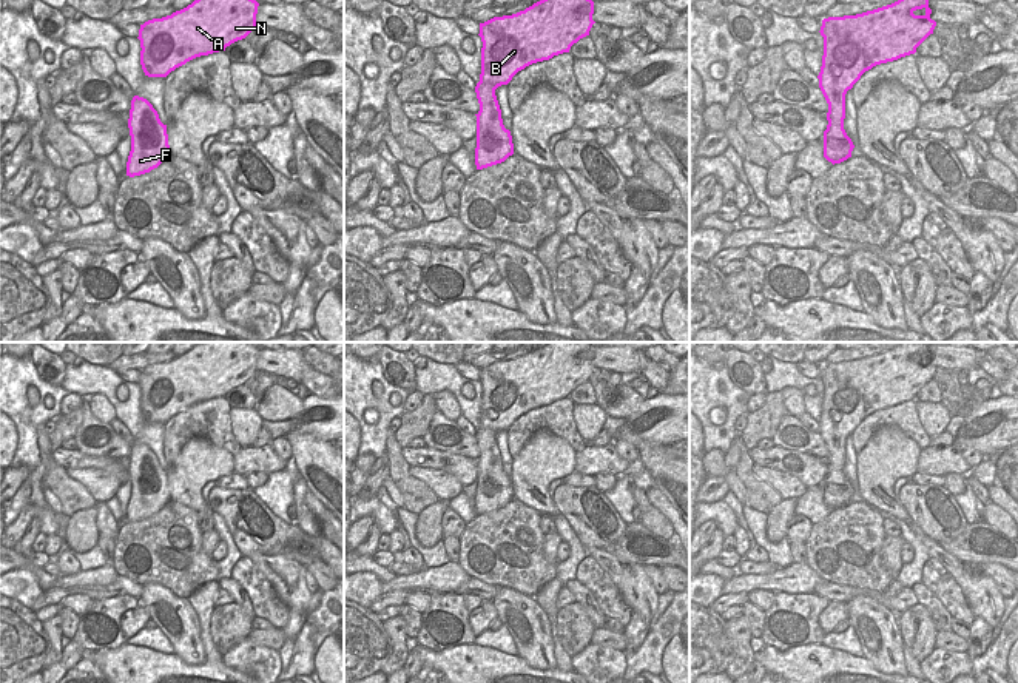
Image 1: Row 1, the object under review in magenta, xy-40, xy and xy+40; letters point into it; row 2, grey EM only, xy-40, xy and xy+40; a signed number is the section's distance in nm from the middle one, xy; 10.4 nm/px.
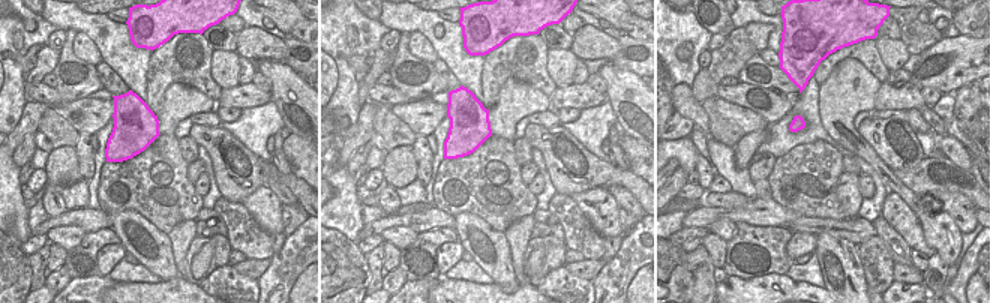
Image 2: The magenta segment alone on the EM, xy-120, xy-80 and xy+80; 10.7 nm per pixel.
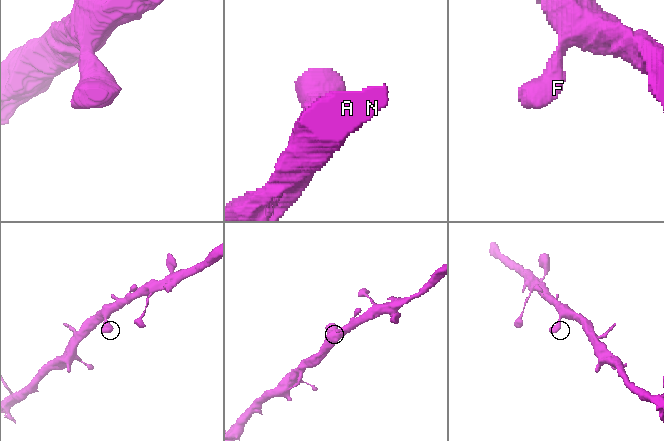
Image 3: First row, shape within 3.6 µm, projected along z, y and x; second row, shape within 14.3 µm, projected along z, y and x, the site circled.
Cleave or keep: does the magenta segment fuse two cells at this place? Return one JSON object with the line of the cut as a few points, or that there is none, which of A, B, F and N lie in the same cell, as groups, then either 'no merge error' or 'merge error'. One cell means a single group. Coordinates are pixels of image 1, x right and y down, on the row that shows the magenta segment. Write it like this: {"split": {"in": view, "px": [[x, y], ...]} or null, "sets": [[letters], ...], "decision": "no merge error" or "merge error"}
{"split": null, "sets": [["A", "B", "F", "N"]], "decision": "no merge error"}

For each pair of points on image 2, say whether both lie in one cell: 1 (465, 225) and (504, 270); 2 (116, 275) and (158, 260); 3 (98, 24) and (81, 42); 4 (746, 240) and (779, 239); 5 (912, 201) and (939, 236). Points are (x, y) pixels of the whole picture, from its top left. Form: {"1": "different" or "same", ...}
{"1": "same", "2": "different", "3": "different", "4": "same", "5": "same"}

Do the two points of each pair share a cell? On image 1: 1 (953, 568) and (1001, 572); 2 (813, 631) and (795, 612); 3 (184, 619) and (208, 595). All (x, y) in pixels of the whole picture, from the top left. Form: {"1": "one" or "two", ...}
{"1": "two", "2": "one", "3": "two"}

